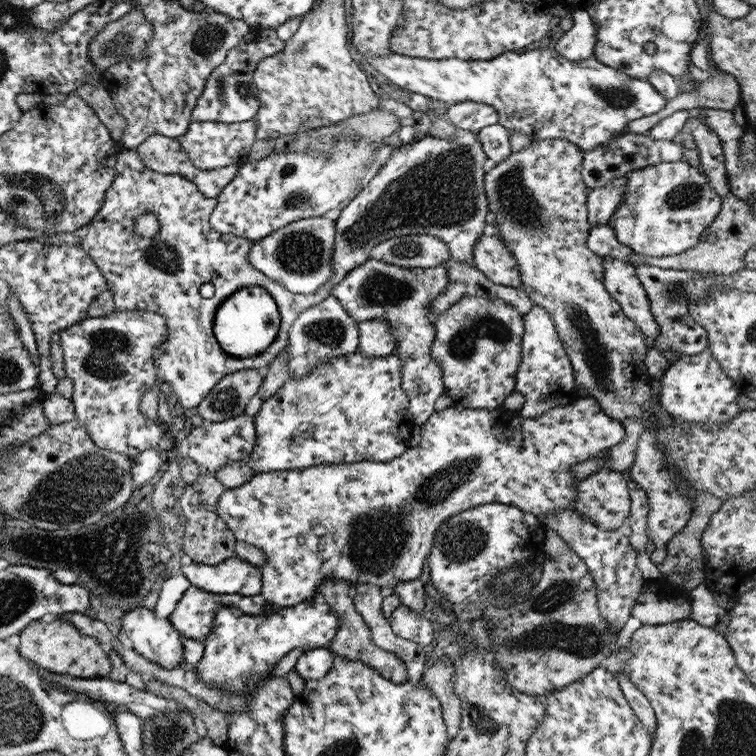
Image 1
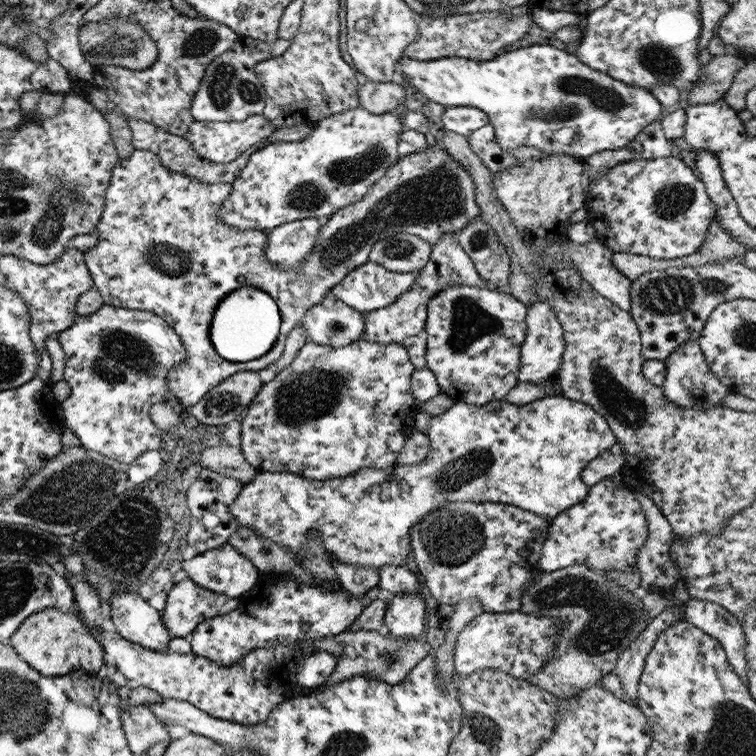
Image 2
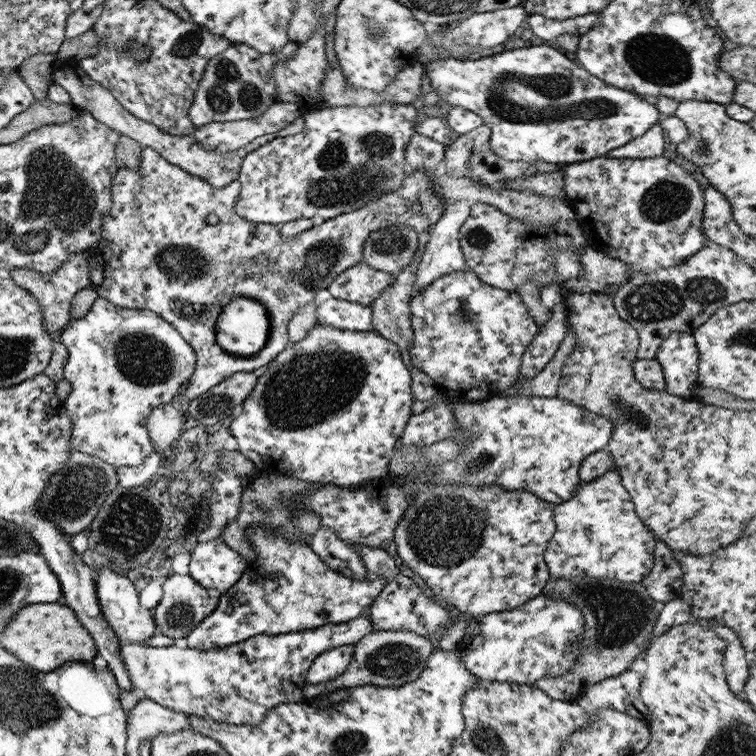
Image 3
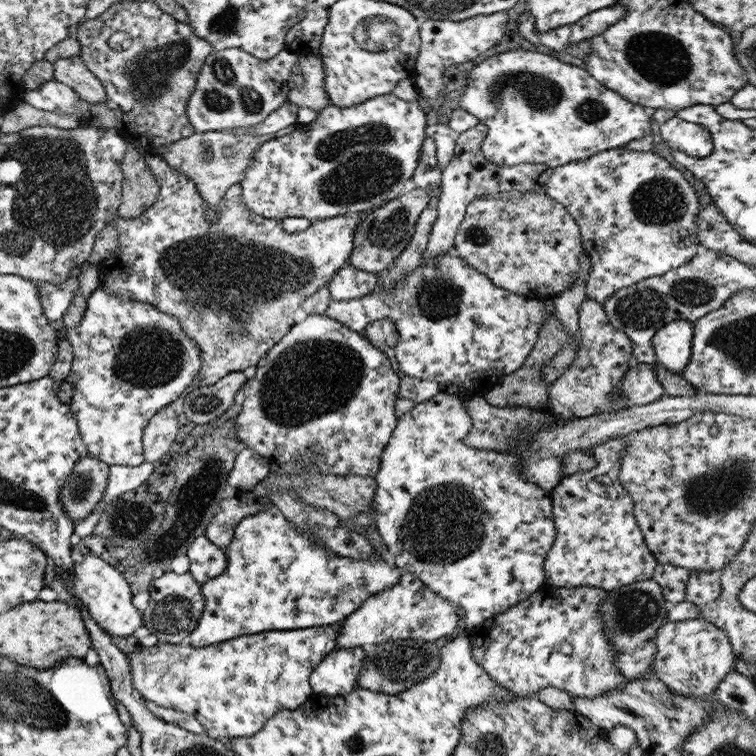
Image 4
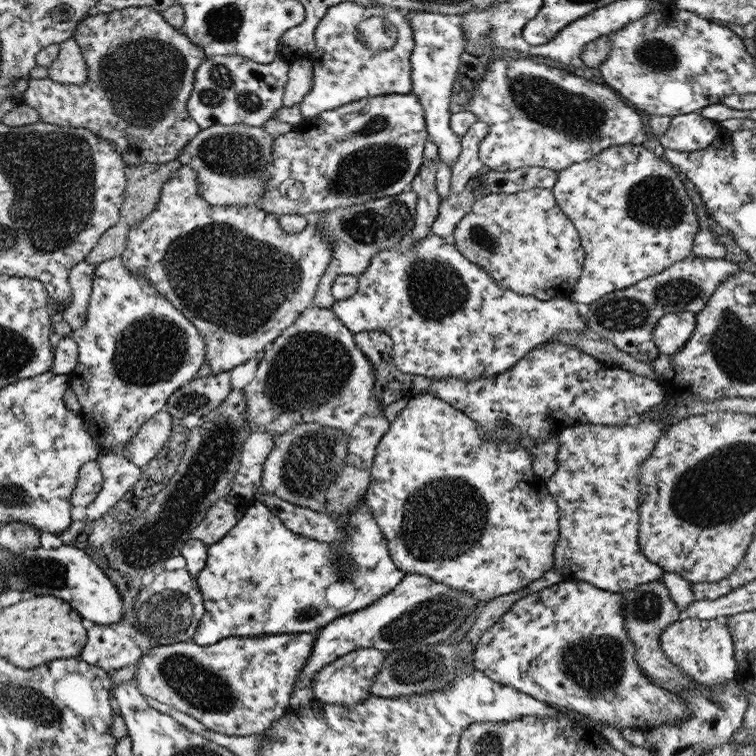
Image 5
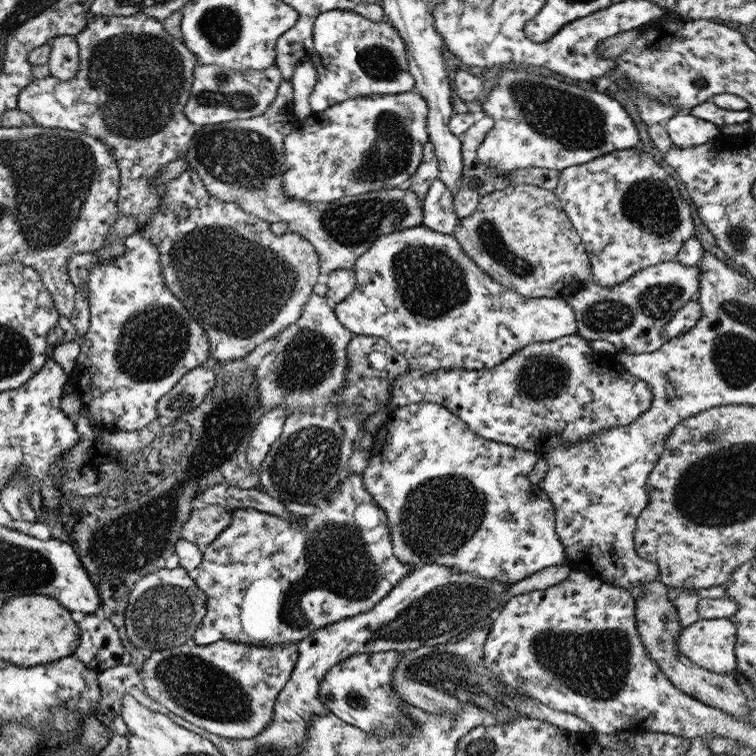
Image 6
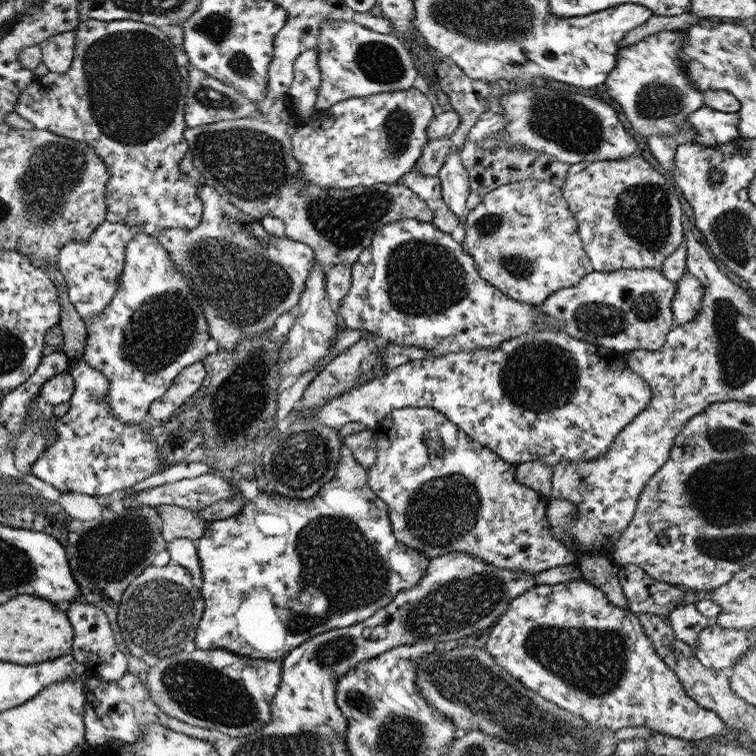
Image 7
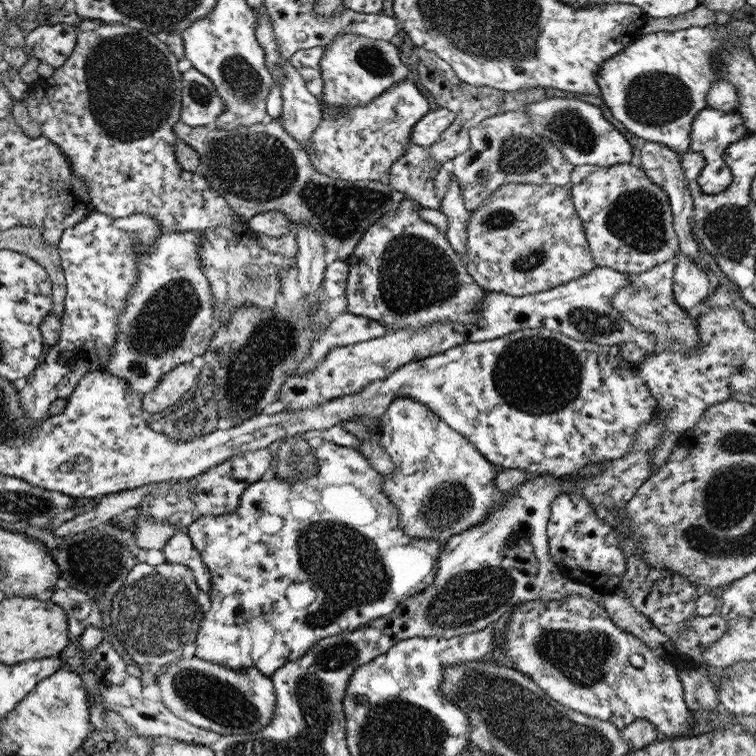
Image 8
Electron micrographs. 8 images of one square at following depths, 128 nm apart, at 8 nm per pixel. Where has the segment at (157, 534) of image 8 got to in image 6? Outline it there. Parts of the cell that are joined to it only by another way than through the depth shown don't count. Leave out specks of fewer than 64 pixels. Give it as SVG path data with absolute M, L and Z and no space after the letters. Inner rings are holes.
M219 505L195 507L181 526L180 538L204 547L225 528L231 516L232 510Z

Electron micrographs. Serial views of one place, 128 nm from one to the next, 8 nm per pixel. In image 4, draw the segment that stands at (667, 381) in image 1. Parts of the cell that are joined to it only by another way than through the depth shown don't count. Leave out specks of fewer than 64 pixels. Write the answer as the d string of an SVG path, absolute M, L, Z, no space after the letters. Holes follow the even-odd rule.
M675 320L661 326L651 336L656 365L665 366L669 372L681 375L683 366L691 356L693 322Z

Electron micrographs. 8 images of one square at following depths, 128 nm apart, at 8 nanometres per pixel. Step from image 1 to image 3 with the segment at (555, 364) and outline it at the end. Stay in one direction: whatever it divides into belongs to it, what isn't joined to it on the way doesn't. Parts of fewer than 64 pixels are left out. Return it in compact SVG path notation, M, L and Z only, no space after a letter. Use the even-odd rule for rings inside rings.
M559 283L550 284L540 289L541 304L547 310L547 319L539 325L535 338L529 341L527 349L521 355L520 376L533 378L539 370L557 352L563 336L565 336L566 311L561 300Z

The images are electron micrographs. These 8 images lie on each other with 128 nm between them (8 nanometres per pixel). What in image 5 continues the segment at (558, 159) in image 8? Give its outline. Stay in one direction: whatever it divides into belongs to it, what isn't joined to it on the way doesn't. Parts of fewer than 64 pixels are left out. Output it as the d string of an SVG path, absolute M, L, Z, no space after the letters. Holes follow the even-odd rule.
M475 121L459 138L460 151L450 167L448 195L438 204L438 216L430 227L430 233L439 236L443 242L454 244L453 230L457 222L471 209L471 205L482 196L489 194L512 194L533 188L551 189L555 185L556 171L539 167L523 167L506 172L495 172L484 166L478 158L481 139L487 134L485 122Z

